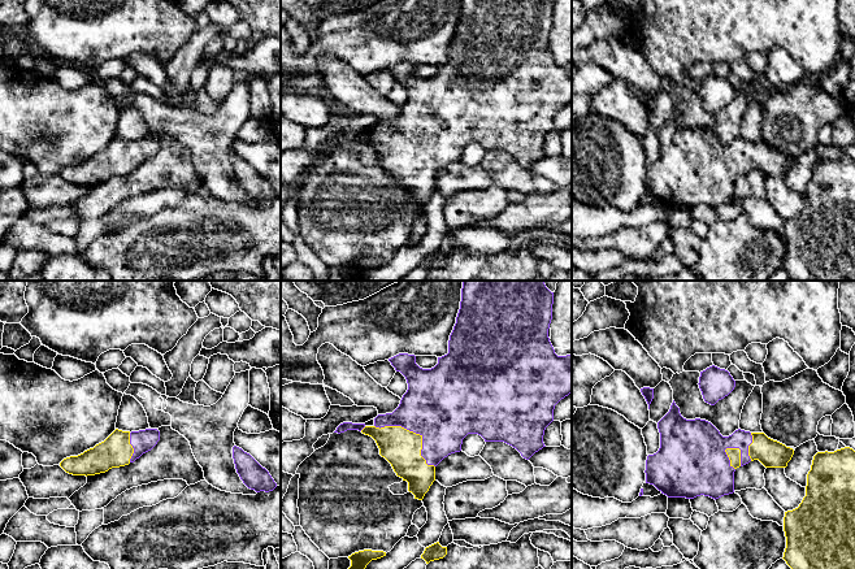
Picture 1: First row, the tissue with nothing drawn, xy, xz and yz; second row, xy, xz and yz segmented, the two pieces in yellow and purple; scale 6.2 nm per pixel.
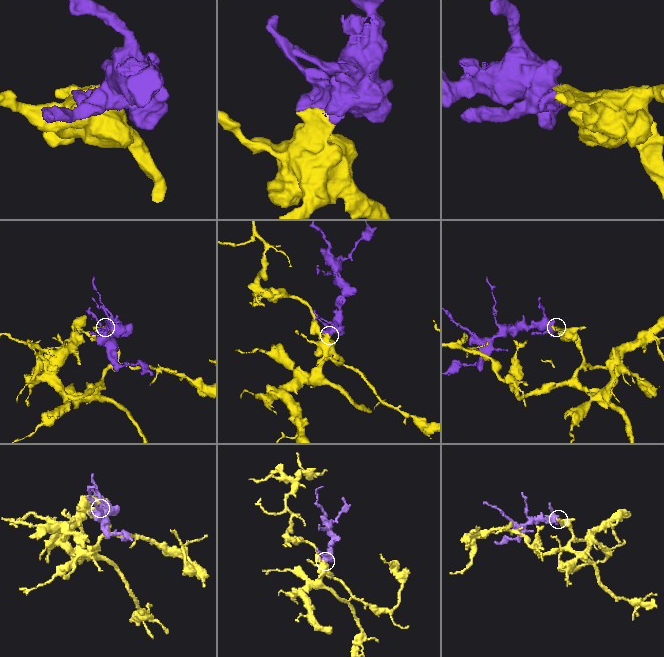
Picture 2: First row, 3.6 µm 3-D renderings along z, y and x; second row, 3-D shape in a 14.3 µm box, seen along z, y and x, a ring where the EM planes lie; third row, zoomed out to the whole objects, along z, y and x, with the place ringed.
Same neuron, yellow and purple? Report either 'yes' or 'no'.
yes

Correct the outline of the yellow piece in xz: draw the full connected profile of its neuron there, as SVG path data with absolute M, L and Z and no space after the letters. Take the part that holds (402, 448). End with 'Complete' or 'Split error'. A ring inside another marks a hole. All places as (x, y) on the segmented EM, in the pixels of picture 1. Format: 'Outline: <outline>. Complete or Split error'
Outline: M463 281L460 309L450 335L448 353L438 357L438 364L431 369L420 368L416 364L415 355L399 353L389 359L395 370L400 372L408 383L408 390L403 395L399 407L392 413L378 414L374 418L373 426L343 422L334 433L340 434L347 430L359 430L363 434L372 436L379 448L379 455L391 464L398 477L408 482L408 491L418 500L424 499L425 494L435 481L435 466L448 455L460 452L463 439L468 434L478 434L485 442L504 442L516 448L524 459L529 460L535 452L546 447L543 435L546 427L554 421L555 405L572 394L572 353L557 356L548 338L548 329L552 320L552 304L554 292L546 287L544 281Z. Split error

